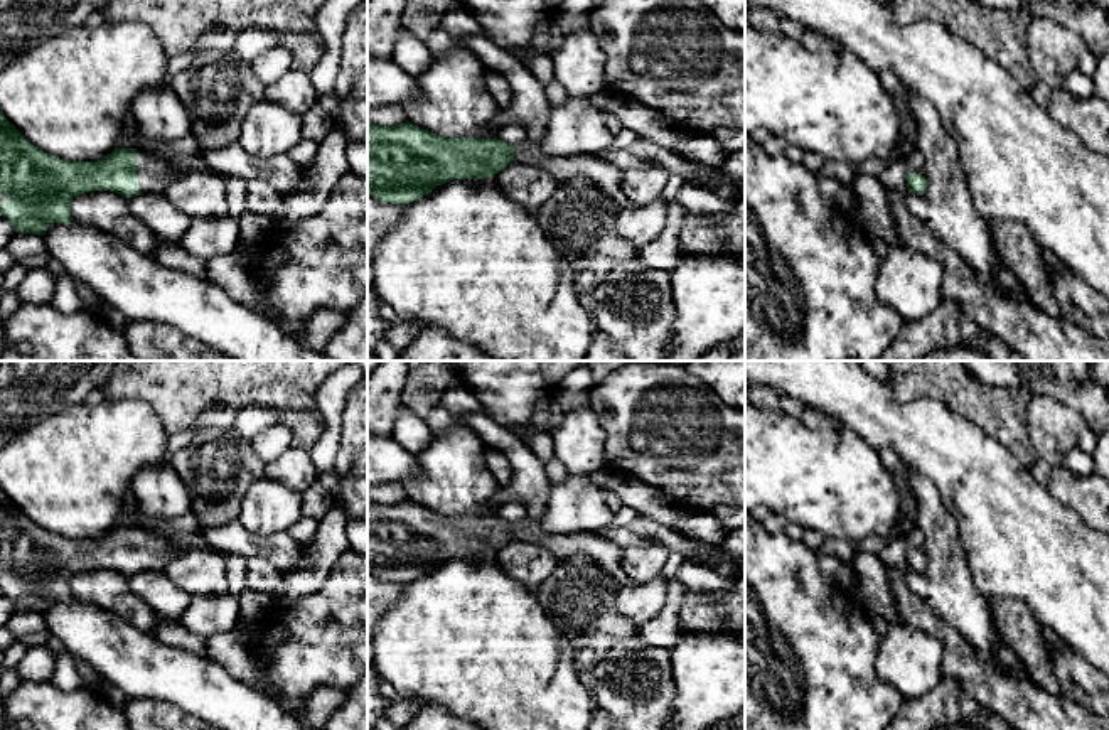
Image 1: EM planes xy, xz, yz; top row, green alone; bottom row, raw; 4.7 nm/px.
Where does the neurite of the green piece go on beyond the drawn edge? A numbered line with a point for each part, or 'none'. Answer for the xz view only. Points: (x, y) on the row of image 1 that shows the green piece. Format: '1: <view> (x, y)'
1: xz (607, 177)

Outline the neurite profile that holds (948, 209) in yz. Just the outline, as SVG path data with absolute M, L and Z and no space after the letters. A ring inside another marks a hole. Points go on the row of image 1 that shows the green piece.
M912 91L908 110L917 125L917 150L924 157L927 189L922 196L907 191L907 207L978 275L994 276L999 261L988 221L974 206L956 143L934 106Z

